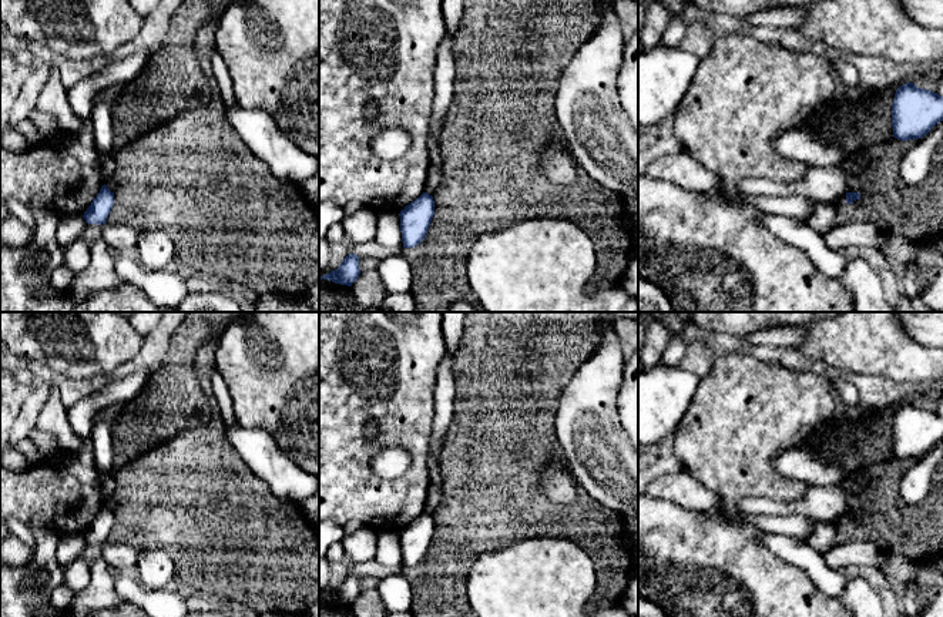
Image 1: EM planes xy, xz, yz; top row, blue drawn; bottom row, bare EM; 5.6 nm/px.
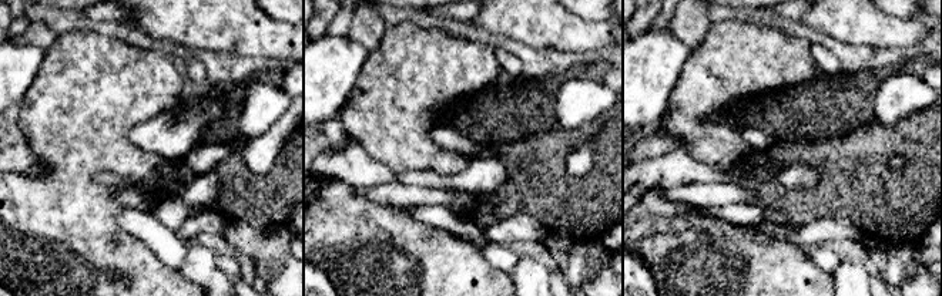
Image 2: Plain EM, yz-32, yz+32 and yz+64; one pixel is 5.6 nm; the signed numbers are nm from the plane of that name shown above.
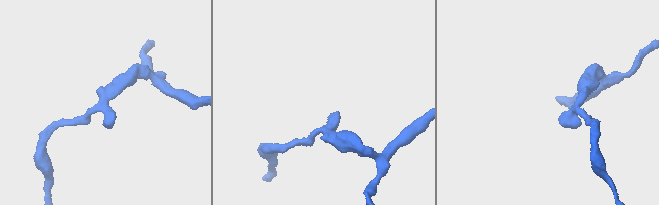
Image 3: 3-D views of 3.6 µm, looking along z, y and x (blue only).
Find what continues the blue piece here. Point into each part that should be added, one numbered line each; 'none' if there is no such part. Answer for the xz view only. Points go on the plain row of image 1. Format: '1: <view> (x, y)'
none

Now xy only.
none

